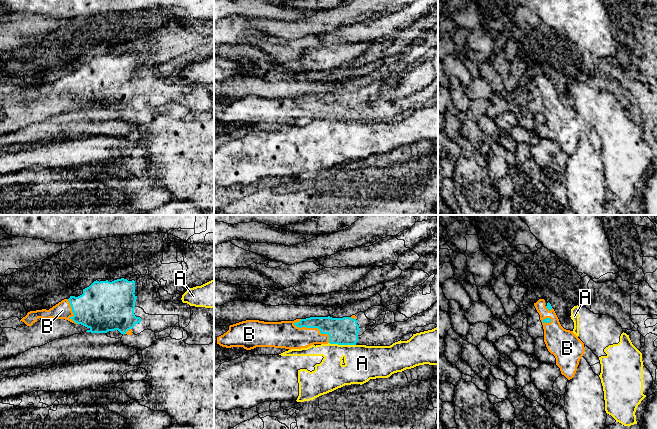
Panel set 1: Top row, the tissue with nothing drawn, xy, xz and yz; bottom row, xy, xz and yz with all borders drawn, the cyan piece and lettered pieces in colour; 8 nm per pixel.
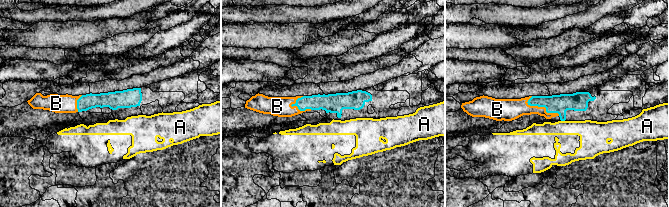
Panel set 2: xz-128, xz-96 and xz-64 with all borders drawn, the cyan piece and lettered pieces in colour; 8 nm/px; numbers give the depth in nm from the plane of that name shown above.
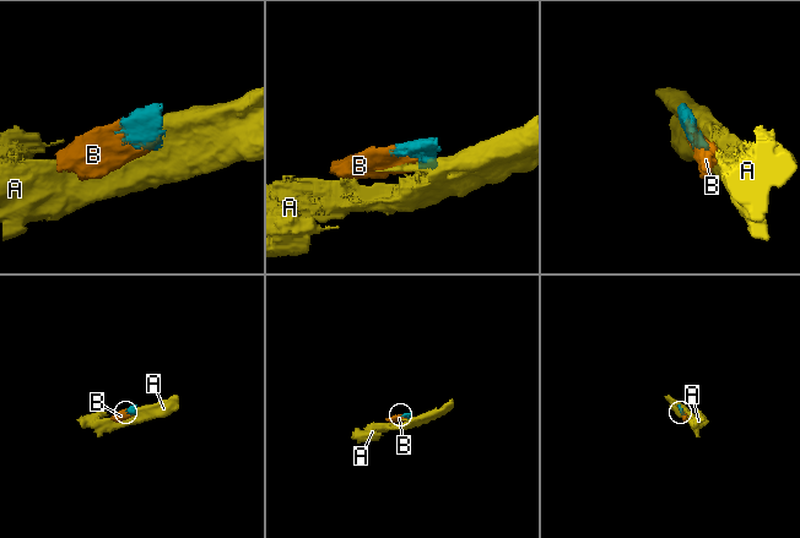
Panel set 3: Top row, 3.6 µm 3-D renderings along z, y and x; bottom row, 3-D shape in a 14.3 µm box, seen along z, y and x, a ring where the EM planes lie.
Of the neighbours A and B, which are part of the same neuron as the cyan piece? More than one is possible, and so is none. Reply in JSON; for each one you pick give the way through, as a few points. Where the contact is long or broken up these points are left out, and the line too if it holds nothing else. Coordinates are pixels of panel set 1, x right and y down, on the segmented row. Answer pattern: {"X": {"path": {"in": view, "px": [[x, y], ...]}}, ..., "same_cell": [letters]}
{"same_cell": ["B"]}

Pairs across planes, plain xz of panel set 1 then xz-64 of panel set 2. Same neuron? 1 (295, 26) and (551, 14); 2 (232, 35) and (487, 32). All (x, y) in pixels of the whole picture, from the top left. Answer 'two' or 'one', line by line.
1: two
2: one

